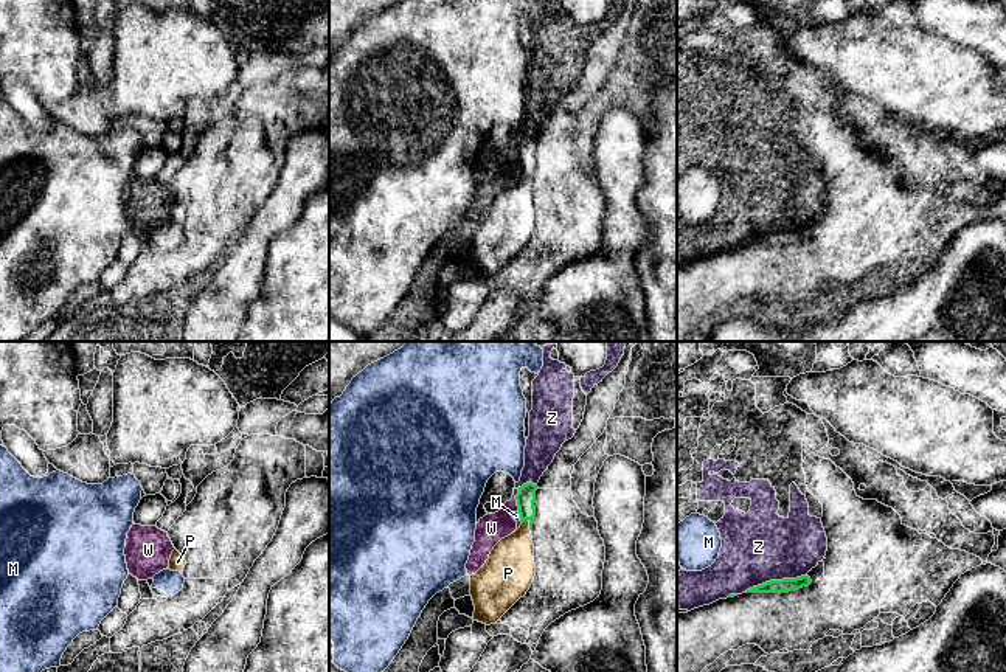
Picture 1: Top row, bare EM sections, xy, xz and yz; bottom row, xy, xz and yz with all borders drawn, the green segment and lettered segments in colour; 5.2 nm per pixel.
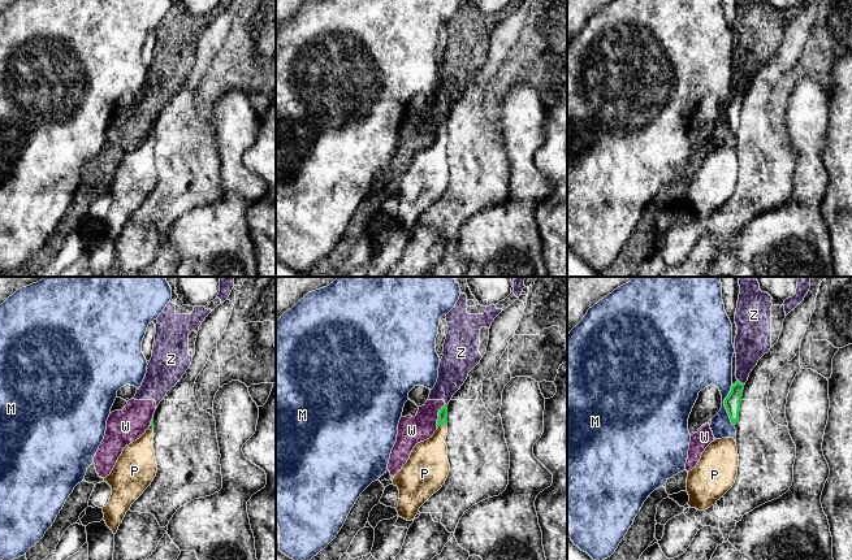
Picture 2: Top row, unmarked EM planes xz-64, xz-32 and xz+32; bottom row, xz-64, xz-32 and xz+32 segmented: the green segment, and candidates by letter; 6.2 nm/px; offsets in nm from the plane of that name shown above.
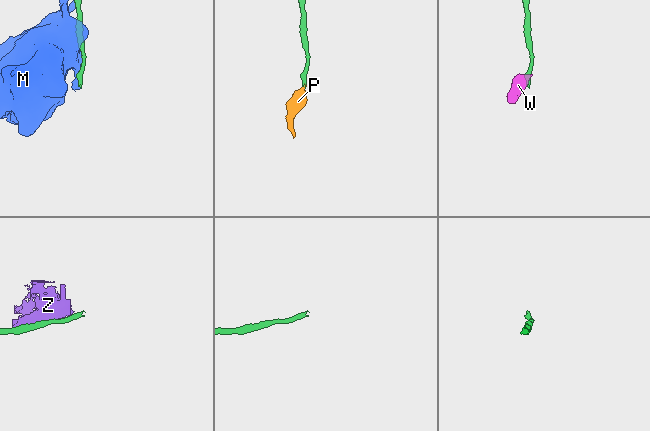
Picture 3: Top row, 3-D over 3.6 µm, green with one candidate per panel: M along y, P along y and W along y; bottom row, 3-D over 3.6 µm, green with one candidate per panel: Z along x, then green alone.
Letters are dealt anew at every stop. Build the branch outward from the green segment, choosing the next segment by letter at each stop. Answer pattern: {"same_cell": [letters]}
{"same_cell": ["P"]}

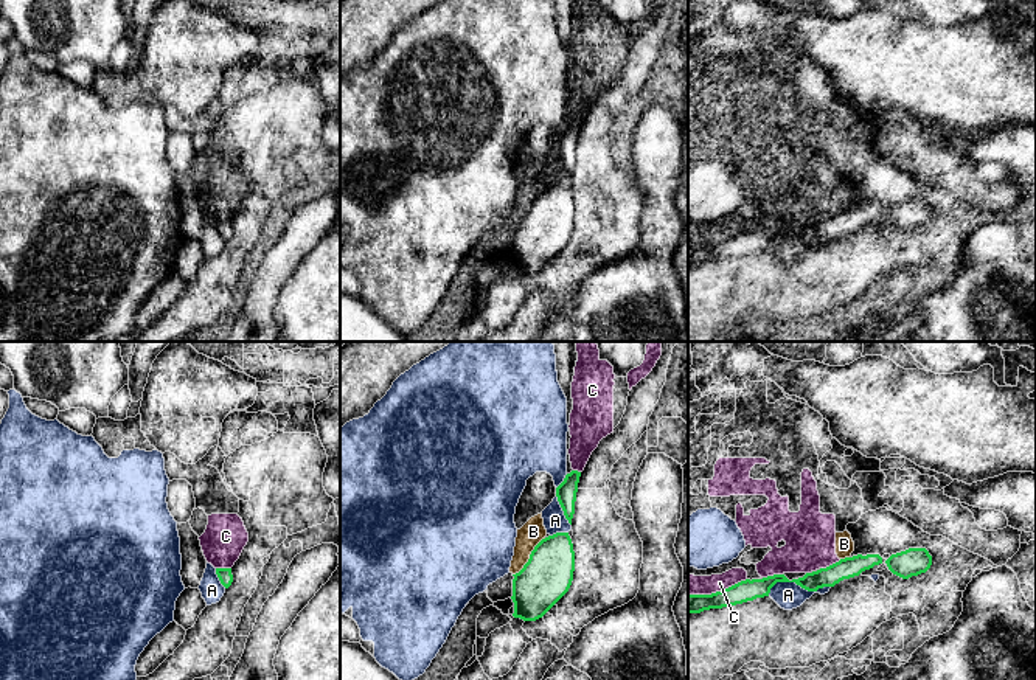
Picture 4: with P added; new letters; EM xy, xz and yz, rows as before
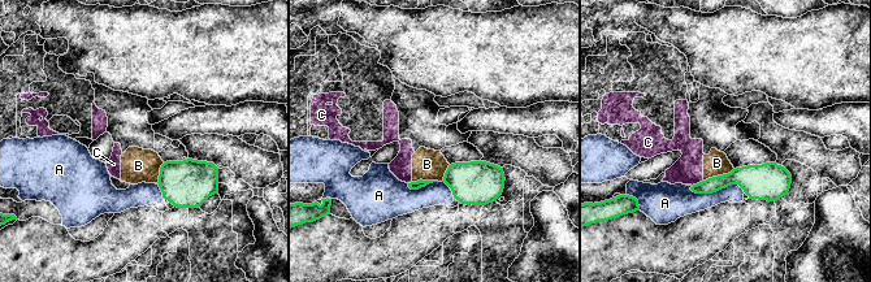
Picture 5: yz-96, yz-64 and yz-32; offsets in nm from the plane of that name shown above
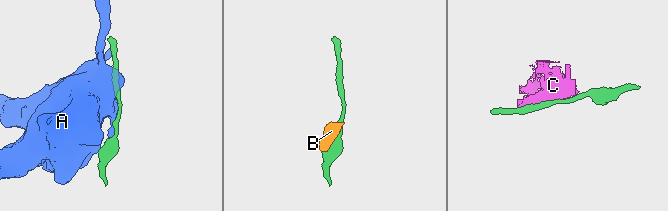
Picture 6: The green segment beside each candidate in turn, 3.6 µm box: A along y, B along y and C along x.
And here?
{"same_cell": []}

